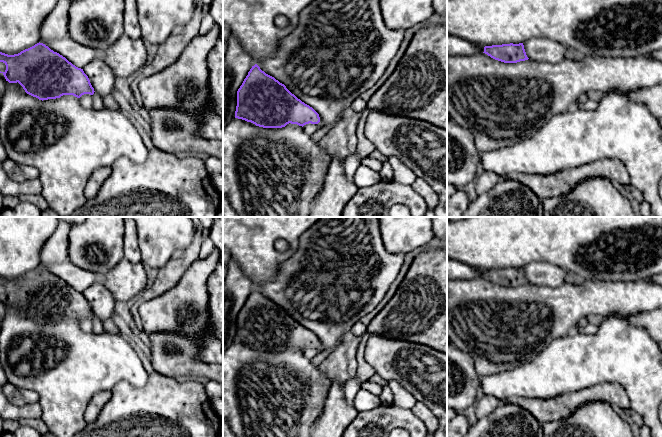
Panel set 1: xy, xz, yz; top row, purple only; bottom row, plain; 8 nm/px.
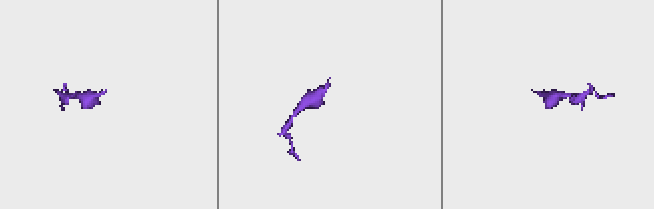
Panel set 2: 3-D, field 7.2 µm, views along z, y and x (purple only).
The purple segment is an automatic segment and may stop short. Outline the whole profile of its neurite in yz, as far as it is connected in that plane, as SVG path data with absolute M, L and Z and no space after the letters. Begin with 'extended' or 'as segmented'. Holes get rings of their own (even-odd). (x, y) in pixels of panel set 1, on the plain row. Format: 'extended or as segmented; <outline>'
as segmented; M523 267L485 270L483 277L504 287L517 287L529 283Z

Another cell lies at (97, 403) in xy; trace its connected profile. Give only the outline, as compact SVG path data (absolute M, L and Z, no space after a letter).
M106 390L100 391L92 397L84 414L87 424L94 422L98 418L101 410L110 400L111 395L111 390Z

